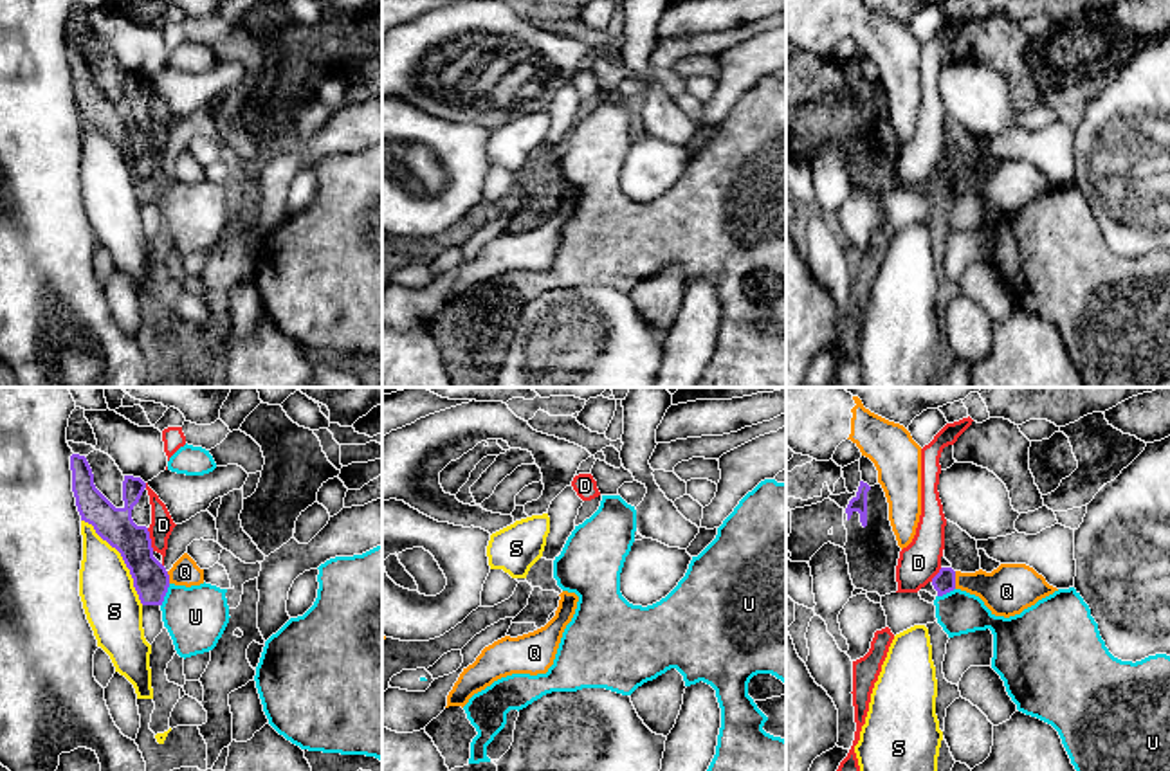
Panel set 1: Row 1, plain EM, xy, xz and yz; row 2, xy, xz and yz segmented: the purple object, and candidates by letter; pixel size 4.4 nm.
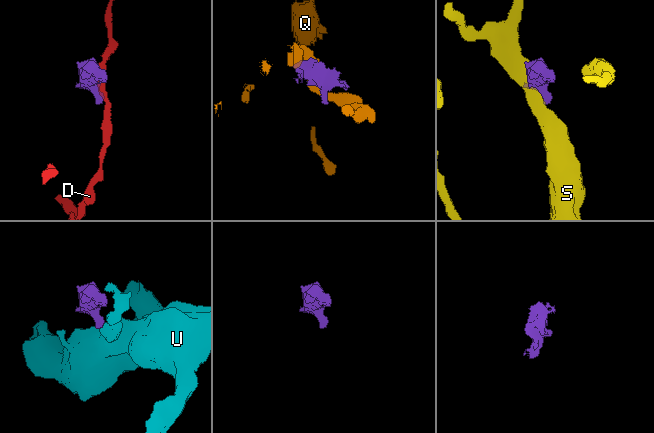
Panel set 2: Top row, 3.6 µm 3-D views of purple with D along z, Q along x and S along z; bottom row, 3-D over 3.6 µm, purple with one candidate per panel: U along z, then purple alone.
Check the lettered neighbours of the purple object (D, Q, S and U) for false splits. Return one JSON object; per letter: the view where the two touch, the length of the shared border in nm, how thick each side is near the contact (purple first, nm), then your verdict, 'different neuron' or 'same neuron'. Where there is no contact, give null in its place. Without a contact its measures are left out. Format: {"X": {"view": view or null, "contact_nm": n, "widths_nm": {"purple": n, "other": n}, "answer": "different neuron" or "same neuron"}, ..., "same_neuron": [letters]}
{"D": {"view": "xy", "contact_nm": 110, "widths_nm": {"purple": 160, "other": 100}, "answer": "different neuron"}, "Q": {"view": "yz", "contact_nm": 80, "widths_nm": {"purple": 100, "other": 220}, "answer": "different neuron"}, "S": {"view": "xy", "contact_nm": 480, "widths_nm": {"purple": 160, "other": 260}, "answer": "different neuron"}, "U": {"view": "xy", "contact_nm": 110, "widths_nm": {"purple": 160, "other": 280}, "answer": "different neuron"}, "same_neuron": []}

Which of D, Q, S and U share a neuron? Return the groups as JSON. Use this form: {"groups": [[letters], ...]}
{"groups": [["D"], ["Q"], ["S"], ["U"]]}

